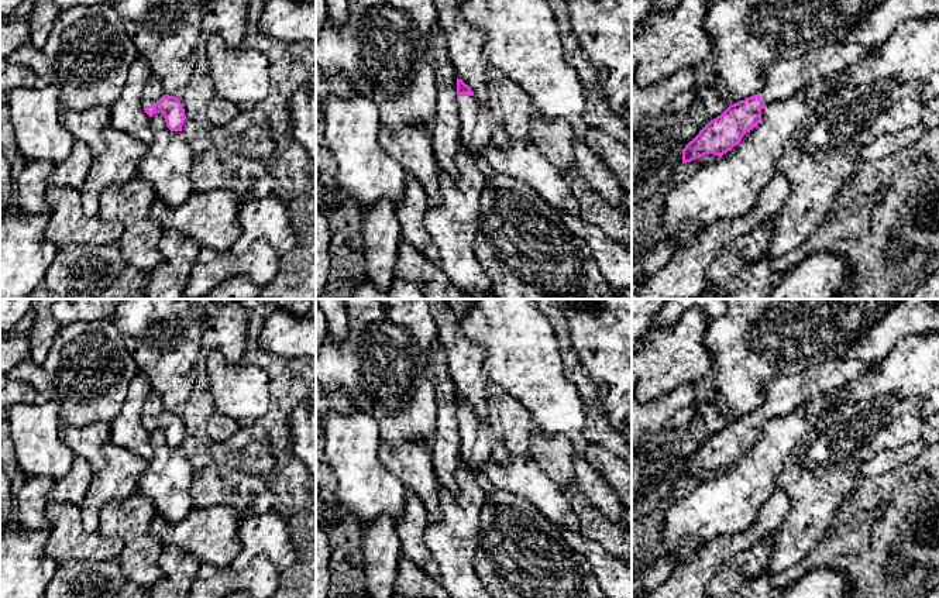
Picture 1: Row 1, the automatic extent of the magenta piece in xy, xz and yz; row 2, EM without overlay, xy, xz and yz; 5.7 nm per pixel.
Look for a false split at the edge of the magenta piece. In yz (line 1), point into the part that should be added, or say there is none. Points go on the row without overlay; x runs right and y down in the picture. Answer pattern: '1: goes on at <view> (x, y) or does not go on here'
1: goes on at yz (783, 395)

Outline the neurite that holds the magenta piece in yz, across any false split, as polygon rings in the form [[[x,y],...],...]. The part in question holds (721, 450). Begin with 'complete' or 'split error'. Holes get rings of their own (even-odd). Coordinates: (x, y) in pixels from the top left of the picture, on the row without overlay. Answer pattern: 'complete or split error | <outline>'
split error | [[[835,358],[805,372],[770,381],[760,408],[730,420],[711,436],[682,465],[682,480],[708,470],[726,470],[761,437],[766,419],[787,416],[806,402],[812,403],[814,415],[819,415],[837,393],[876,367],[874,362]]]

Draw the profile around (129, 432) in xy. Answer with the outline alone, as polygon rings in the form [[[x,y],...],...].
[[[138,372],[128,385],[120,413],[110,423],[110,441],[145,460],[151,460],[154,456],[154,447],[151,433],[141,420],[141,412],[144,401],[151,392],[152,386],[149,381],[142,372]]]

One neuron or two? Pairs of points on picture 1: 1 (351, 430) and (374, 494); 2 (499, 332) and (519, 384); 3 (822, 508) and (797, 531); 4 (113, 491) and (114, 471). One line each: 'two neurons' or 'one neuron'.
1: one neuron
2: one neuron
3: one neuron
4: one neuron

